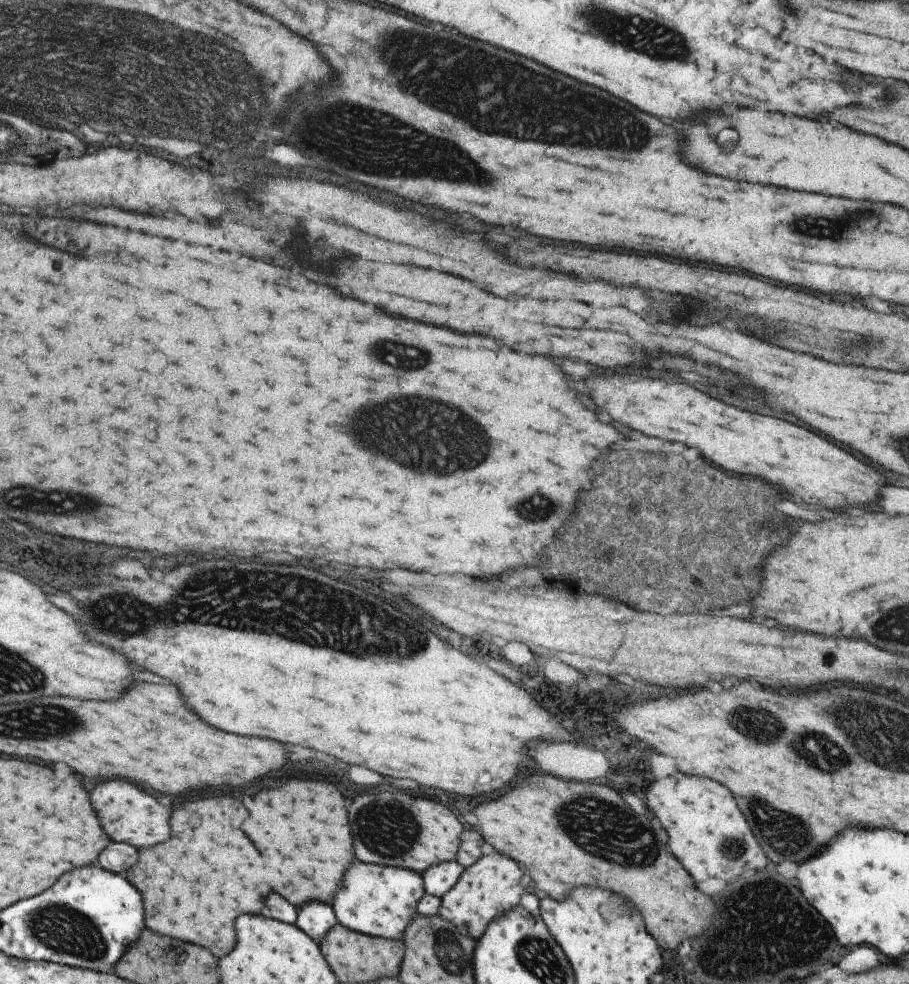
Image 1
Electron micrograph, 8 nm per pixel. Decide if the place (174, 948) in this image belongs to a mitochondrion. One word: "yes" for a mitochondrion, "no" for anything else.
no

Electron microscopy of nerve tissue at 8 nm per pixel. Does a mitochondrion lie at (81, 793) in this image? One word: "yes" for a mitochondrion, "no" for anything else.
no

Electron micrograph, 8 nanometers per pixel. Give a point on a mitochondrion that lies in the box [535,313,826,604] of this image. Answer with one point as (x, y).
(639, 581)

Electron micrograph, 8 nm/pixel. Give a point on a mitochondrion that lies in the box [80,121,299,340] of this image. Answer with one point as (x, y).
(190, 148)

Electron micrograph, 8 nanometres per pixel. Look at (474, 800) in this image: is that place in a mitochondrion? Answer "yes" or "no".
no

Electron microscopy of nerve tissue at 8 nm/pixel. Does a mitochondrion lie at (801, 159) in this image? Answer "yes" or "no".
no

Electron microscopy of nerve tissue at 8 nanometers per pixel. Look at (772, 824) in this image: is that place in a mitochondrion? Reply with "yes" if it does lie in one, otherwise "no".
yes

